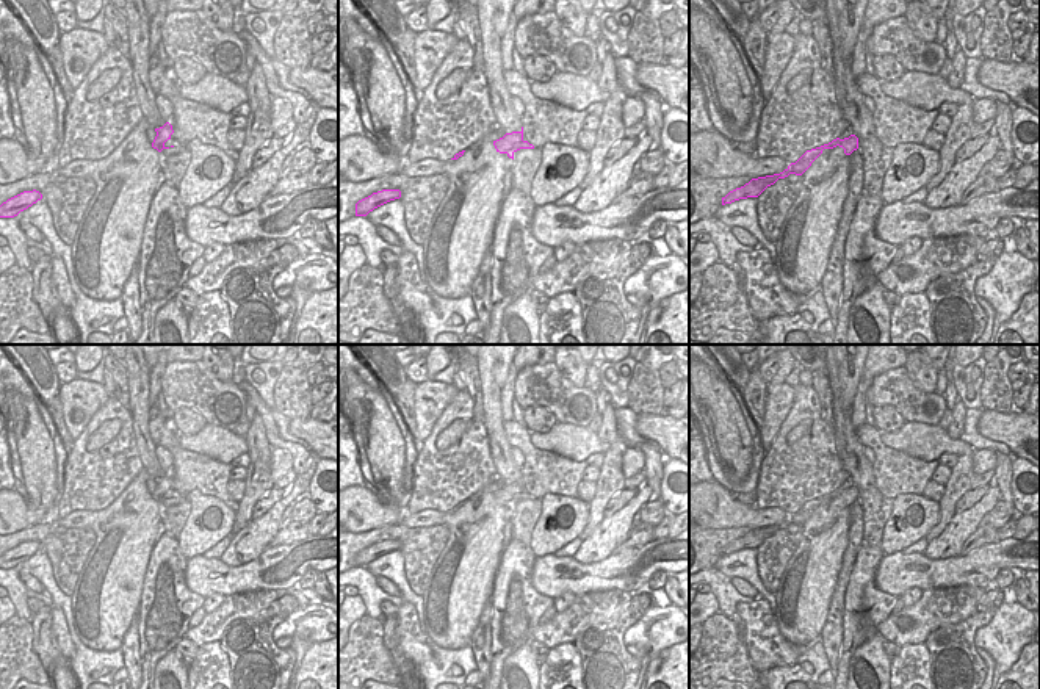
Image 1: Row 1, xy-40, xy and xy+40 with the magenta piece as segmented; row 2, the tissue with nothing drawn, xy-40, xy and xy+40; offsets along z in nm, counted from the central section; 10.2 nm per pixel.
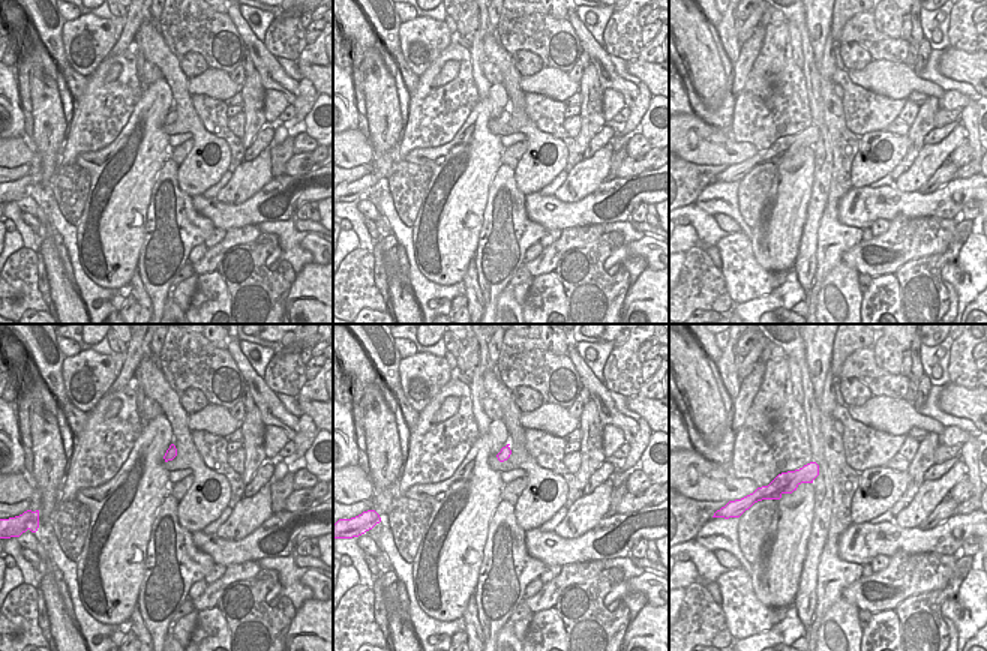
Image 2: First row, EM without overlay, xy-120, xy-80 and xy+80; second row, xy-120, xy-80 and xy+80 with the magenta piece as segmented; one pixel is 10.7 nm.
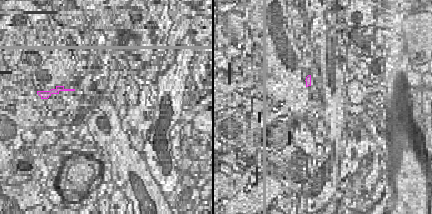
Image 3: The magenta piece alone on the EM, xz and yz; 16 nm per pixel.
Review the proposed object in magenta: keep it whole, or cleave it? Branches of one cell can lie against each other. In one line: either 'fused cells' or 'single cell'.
single cell

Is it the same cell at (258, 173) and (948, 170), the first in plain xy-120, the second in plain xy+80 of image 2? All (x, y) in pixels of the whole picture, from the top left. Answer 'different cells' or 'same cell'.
different cells

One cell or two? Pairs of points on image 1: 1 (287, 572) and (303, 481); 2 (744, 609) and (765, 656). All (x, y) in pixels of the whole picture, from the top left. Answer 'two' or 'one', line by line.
1: two
2: one

